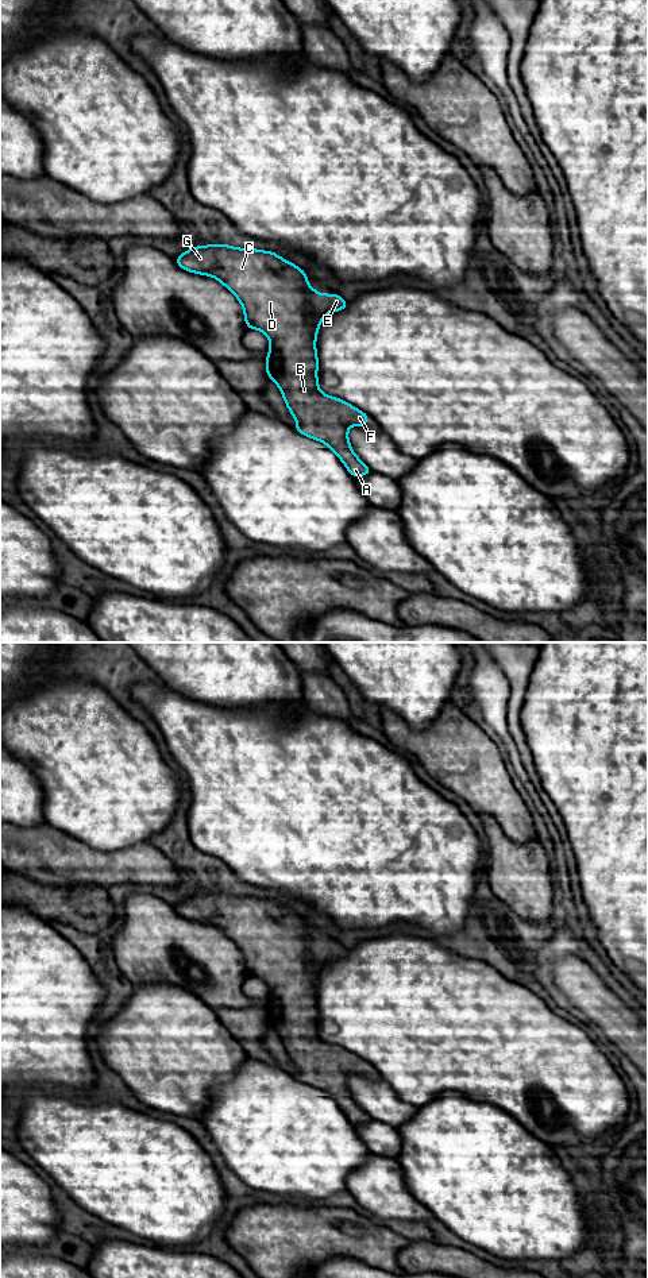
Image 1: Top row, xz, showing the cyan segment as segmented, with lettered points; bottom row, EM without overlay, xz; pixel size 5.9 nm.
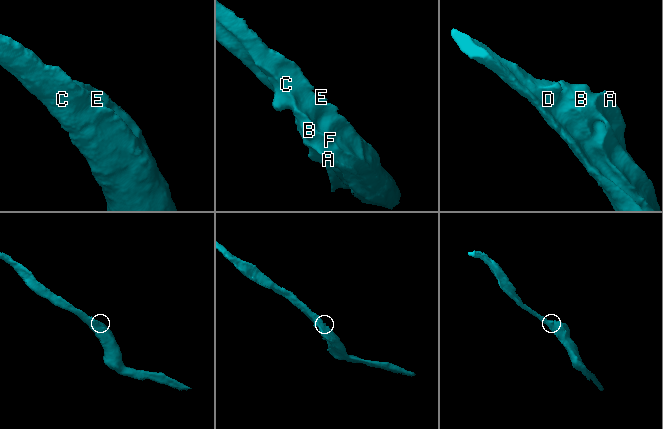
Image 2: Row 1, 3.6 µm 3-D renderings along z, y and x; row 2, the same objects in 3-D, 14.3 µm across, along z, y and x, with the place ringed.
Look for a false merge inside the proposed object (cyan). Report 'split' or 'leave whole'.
leave whole

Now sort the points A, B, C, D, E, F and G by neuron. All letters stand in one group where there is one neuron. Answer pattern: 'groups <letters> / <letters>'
groups A B C D E F G

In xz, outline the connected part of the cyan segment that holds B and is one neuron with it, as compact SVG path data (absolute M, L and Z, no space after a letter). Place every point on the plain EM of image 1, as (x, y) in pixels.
M227 892L197 893L174 910L186 919L220 928L242 951L248 977L262 978L267 984L270 999L266 1004L266 1022L277 1031L296 1066L294 1077L331 1096L354 1126L371 1121L373 1119L354 1101L347 1081L352 1073L366 1073L369 1062L343 1047L321 1040L317 1028L316 985L320 970L329 960L346 957L348 950L338 942L321 942L312 937L304 918L273 899Z

